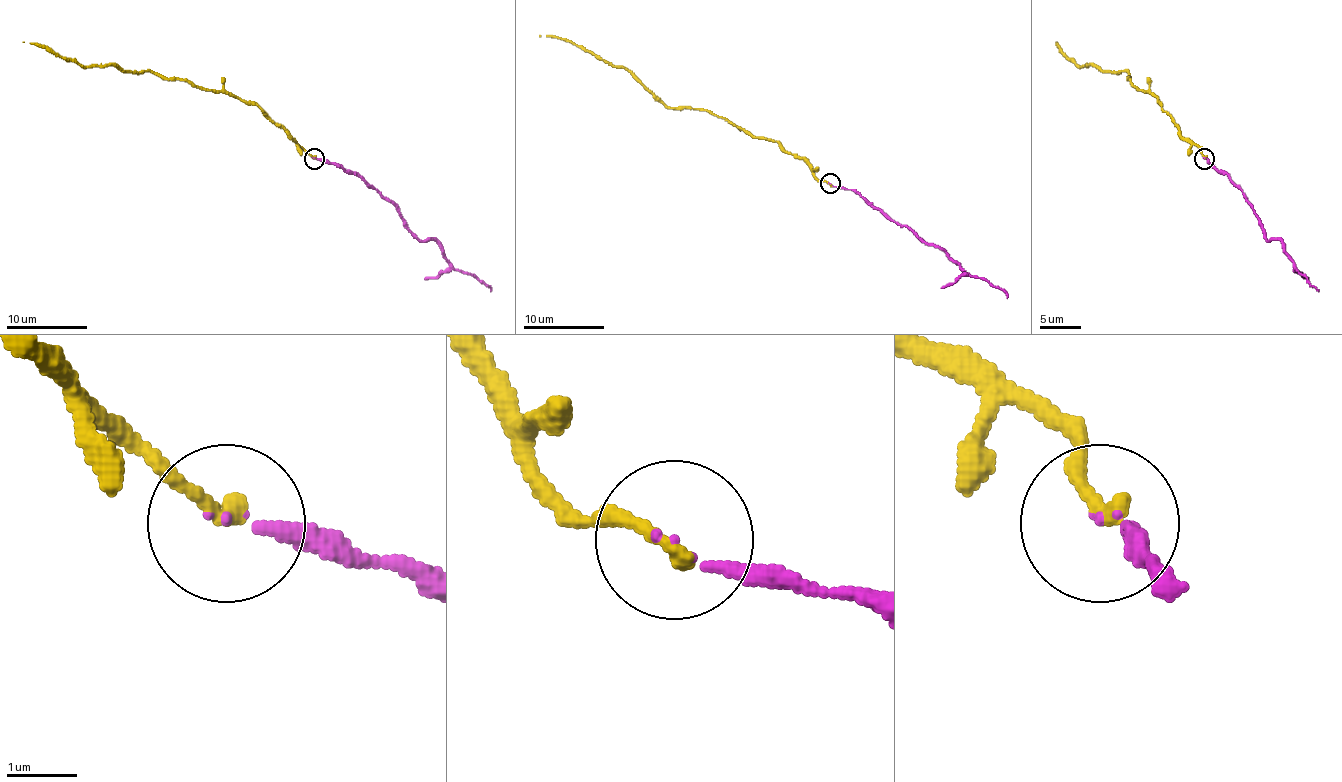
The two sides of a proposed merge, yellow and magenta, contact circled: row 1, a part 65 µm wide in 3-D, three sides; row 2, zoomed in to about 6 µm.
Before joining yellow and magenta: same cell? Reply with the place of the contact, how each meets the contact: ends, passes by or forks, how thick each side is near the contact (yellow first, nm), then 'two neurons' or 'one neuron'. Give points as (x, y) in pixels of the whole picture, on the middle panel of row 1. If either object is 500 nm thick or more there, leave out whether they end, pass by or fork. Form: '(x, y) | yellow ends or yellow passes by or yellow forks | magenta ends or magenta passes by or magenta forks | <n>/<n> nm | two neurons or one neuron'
(830, 183) | yellow ends | magenta ends | 240/100 nm | one neuron

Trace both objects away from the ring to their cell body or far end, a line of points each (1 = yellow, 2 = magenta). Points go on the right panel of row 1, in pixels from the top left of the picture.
1: (1204, 159), (1202, 151), (1180, 135), (1160, 102), (1131, 82), (1125, 72), (1078, 66), (1056, 41)
2: (1204, 159), (1229, 177), (1257, 214), (1263, 236), (1267, 240), (1279, 240), (1296, 268), (1318, 291)

